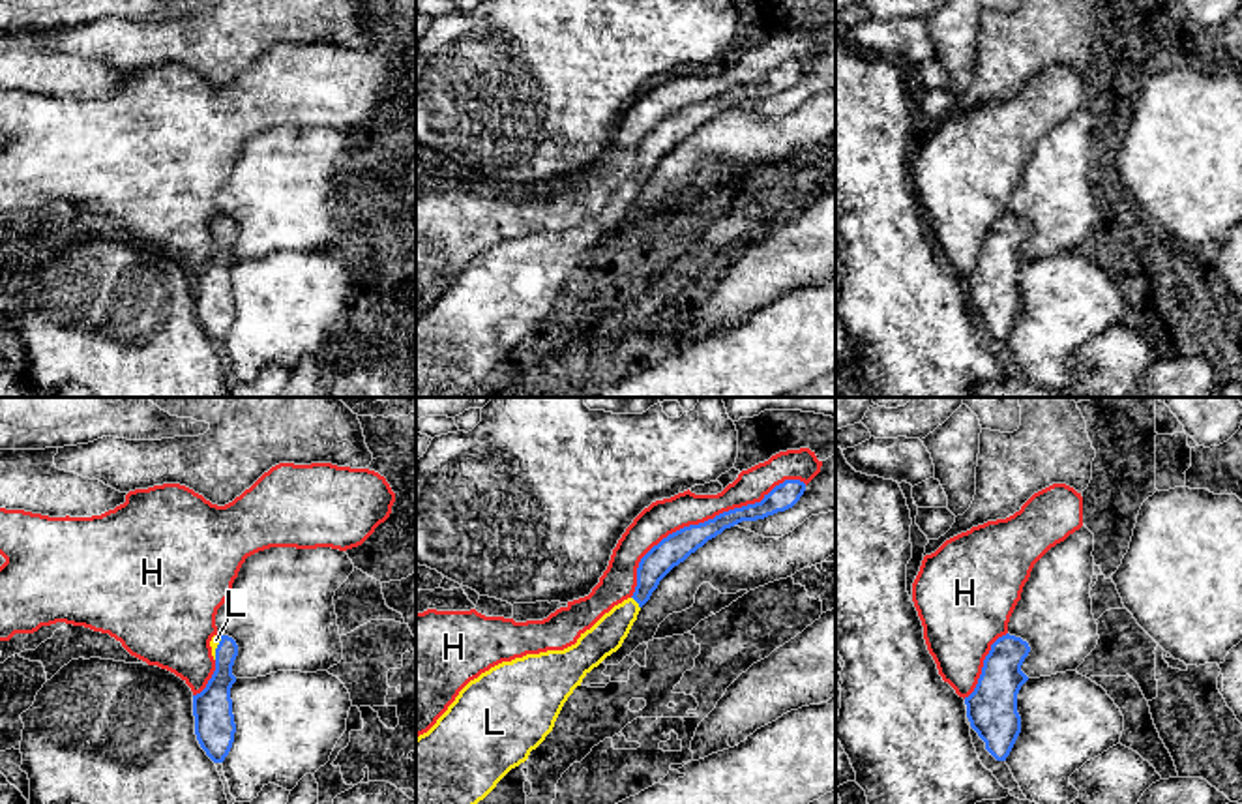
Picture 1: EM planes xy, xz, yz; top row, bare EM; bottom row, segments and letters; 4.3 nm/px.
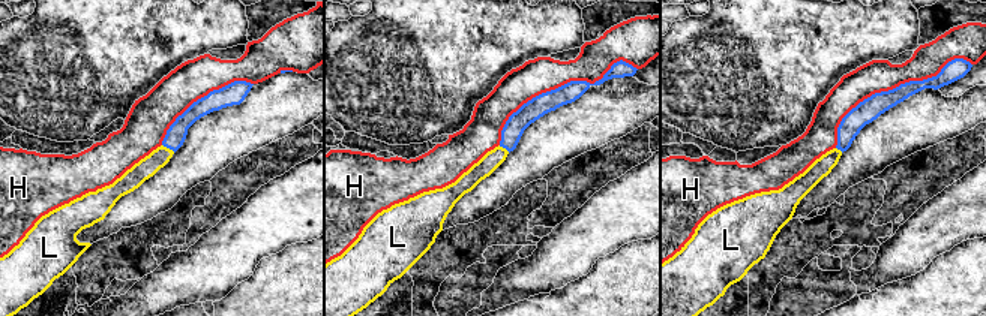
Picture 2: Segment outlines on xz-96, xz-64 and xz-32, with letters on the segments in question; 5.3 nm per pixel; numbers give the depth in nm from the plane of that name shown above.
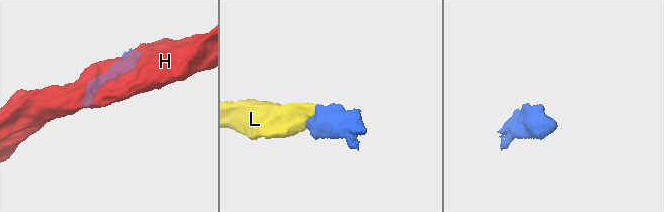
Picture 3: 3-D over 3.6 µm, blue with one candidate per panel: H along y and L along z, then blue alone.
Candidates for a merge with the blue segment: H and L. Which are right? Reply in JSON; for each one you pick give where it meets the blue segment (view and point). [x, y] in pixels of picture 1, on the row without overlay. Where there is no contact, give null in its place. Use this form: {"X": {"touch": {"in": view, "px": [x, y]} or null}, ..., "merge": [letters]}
{"L": {"touch": {"in": "xz", "px": [635, 180]}}, "merge": ["L"]}

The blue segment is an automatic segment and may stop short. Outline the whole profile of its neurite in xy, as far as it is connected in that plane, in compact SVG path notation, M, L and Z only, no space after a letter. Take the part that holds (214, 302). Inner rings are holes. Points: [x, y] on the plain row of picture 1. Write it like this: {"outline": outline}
{"outline": "M217 214L212 217L210 227L215 251L206 268L193 275L195 315L206 335L214 343L223 343L236 313L230 268L236 262L232 246L238 225L232 217Z"}

